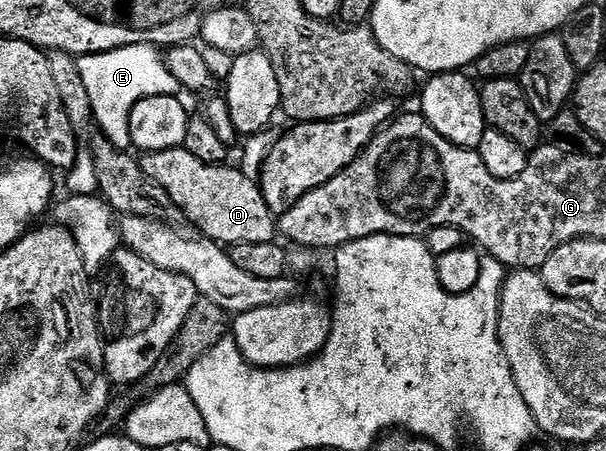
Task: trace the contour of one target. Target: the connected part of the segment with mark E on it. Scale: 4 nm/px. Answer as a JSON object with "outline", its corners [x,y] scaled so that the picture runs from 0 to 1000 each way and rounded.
{"outline":[[[246,98],[200,102],[177,120],[139,120],[129,129],[129,149],[139,195],[145,195],[157,273],[165,275],[168,299],[195,333],[216,330],[215,251],[224,228],[266,208],[292,211],[297,200],[290,169],[274,149],[269,113]]]}

